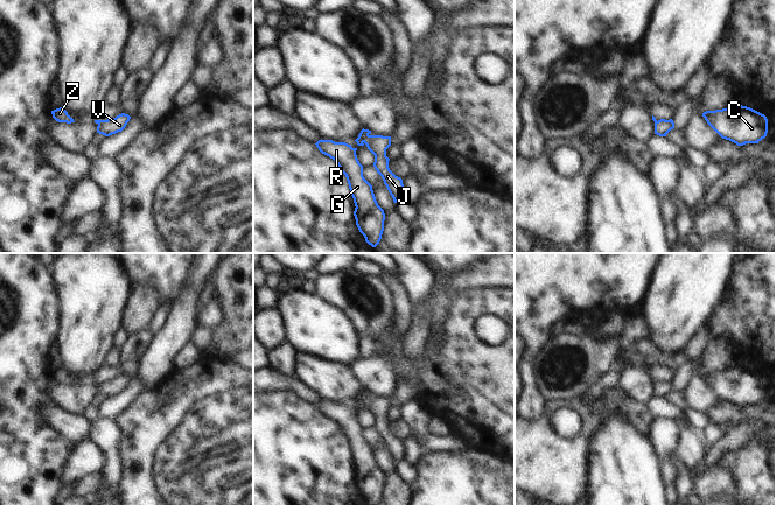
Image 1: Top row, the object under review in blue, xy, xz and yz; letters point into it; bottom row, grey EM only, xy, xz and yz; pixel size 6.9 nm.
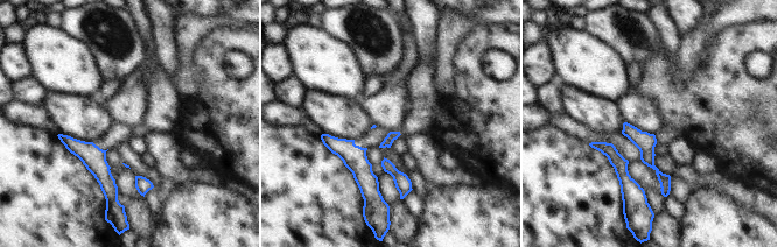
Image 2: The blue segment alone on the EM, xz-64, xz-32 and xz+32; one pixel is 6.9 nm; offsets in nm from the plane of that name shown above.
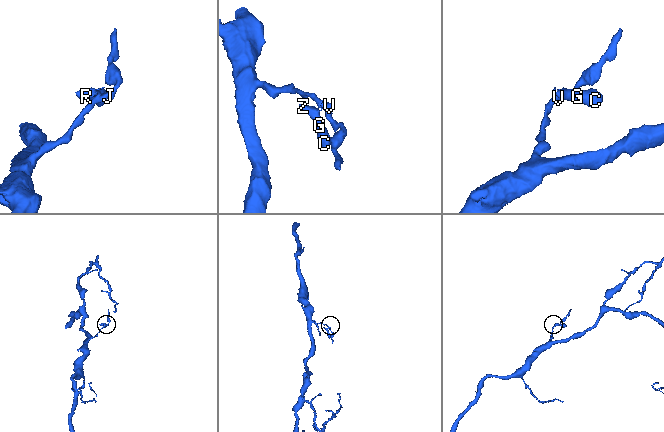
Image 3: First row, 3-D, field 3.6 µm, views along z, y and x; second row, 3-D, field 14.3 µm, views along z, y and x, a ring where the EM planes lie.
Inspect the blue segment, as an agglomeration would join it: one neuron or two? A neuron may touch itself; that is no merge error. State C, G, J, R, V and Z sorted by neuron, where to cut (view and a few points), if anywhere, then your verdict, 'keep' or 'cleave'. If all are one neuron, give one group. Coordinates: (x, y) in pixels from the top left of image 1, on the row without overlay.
C G R Z / J V; cut in xz along (363, 391), (366, 397); cleave

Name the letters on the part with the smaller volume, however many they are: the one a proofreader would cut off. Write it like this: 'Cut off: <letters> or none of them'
Cut off: C, G, R, Z

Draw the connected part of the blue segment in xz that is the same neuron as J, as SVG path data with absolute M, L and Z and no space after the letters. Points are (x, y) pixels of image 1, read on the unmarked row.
M364 390L358 399L366 406L368 411L375 416L373 428L382 437L393 463L397 464L404 458L405 449L403 441L396 437L389 429L390 420L386 418L386 411L391 407L391 398L366 397Z

